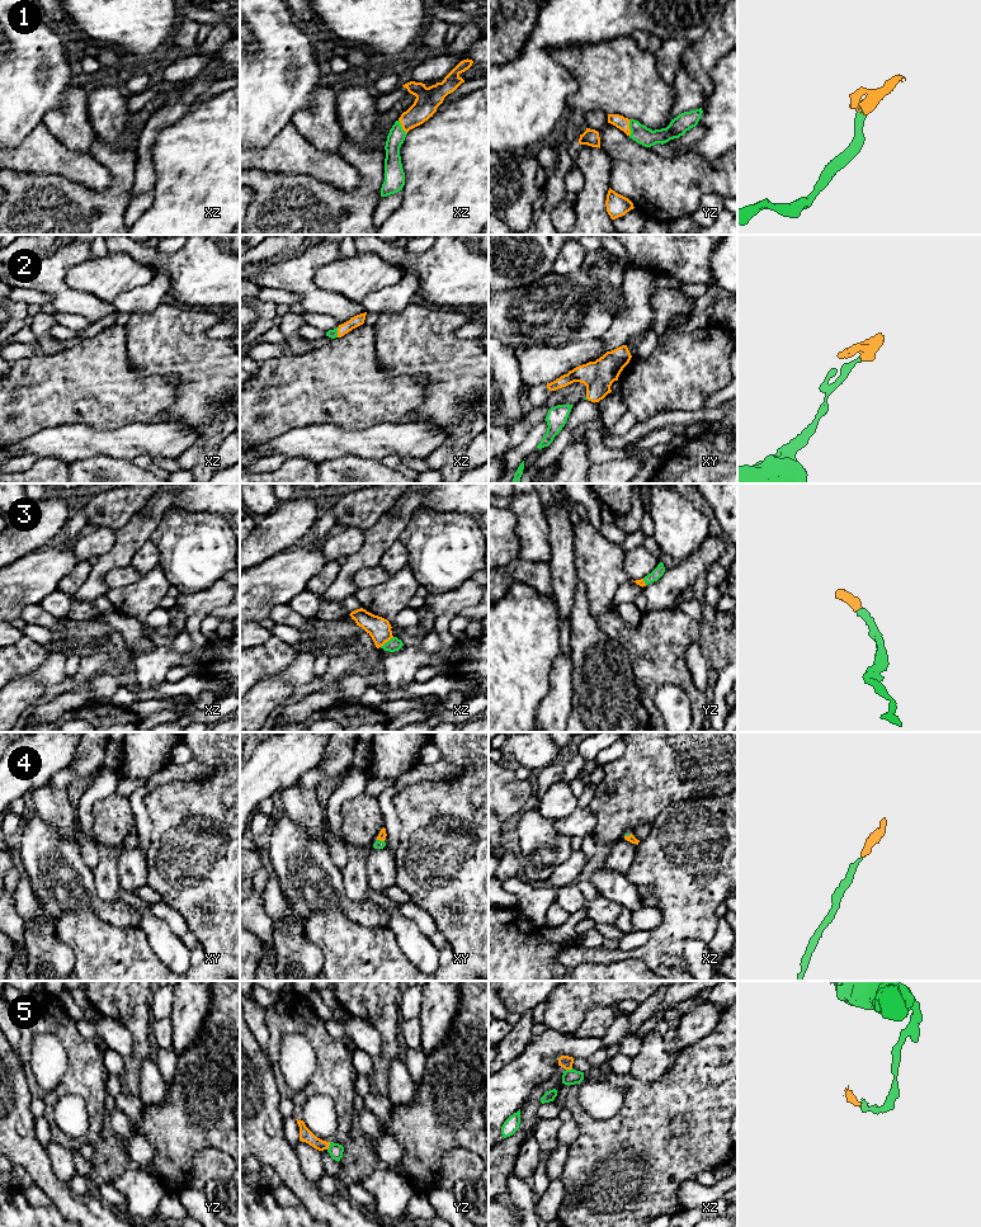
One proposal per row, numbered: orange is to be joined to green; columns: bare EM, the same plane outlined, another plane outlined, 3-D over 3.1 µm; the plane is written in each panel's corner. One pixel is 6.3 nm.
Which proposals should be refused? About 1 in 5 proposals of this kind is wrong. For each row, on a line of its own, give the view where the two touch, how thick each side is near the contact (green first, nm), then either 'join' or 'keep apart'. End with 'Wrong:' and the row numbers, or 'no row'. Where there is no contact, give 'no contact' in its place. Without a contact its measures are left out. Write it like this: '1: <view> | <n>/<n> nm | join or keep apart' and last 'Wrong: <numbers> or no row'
1: yz | 120/80 nm | join
2: xz | 60/70 nm | join
3: xz | 80/140 nm | join
4: xy | 60/50 nm | join
5: yz | 90/80 nm | keep apart
Wrong: 5

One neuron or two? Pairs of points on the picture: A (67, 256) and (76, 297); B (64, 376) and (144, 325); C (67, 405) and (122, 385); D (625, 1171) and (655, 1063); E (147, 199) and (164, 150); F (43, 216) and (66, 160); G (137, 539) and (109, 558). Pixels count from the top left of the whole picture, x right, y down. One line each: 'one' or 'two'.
A: one
B: two
C: one
D: two
E: two
F: two
G: one

